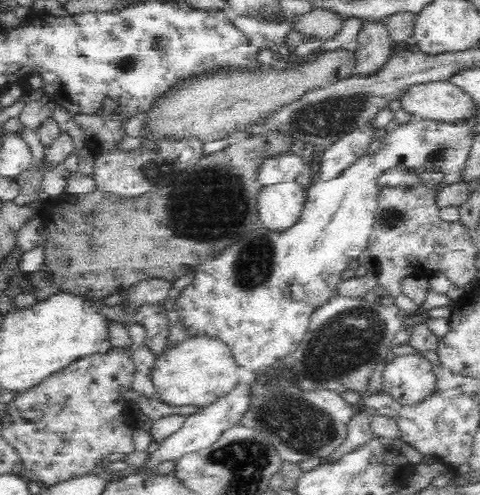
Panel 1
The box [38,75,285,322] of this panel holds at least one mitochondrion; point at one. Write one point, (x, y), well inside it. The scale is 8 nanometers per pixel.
(253, 266)

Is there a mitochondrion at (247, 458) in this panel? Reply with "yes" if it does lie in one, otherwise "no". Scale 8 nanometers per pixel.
yes

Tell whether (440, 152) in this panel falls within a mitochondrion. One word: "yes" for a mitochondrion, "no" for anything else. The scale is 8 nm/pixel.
yes

